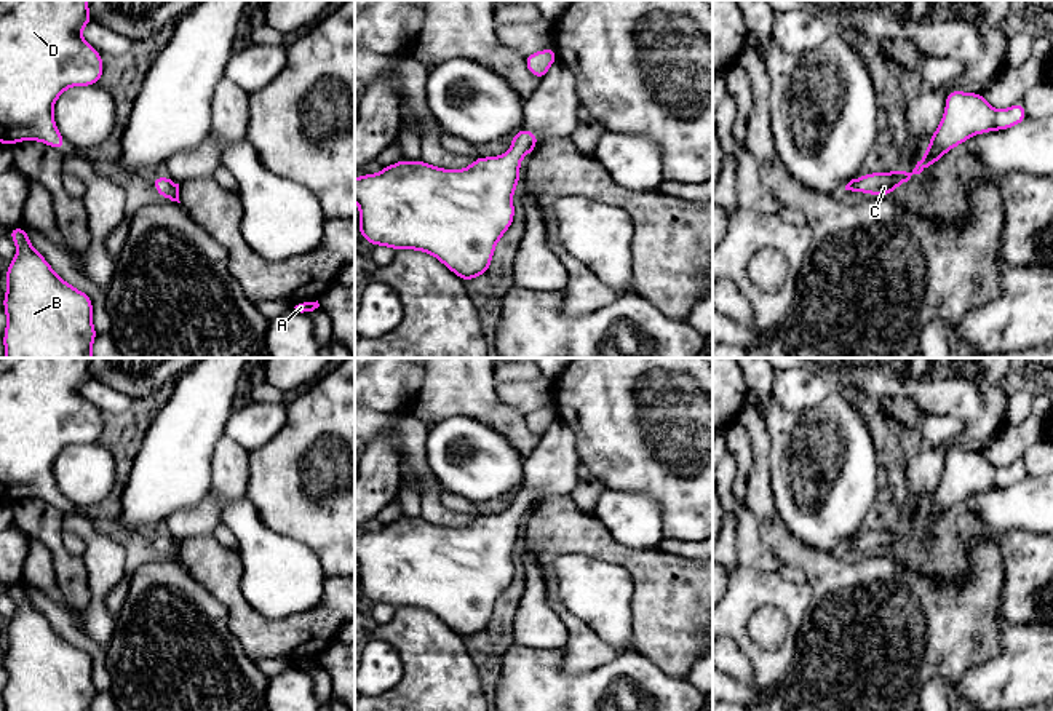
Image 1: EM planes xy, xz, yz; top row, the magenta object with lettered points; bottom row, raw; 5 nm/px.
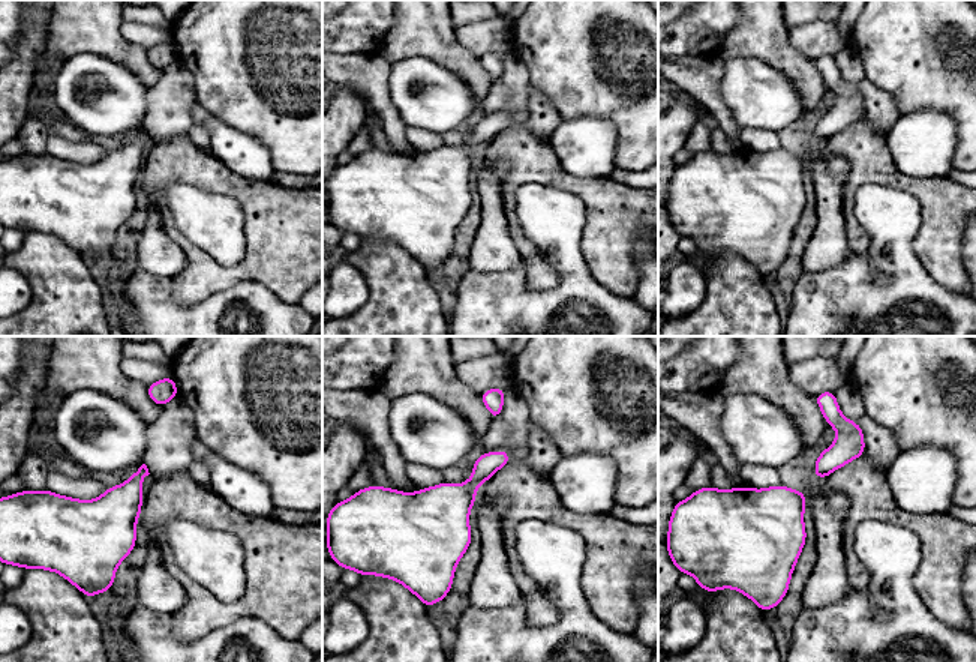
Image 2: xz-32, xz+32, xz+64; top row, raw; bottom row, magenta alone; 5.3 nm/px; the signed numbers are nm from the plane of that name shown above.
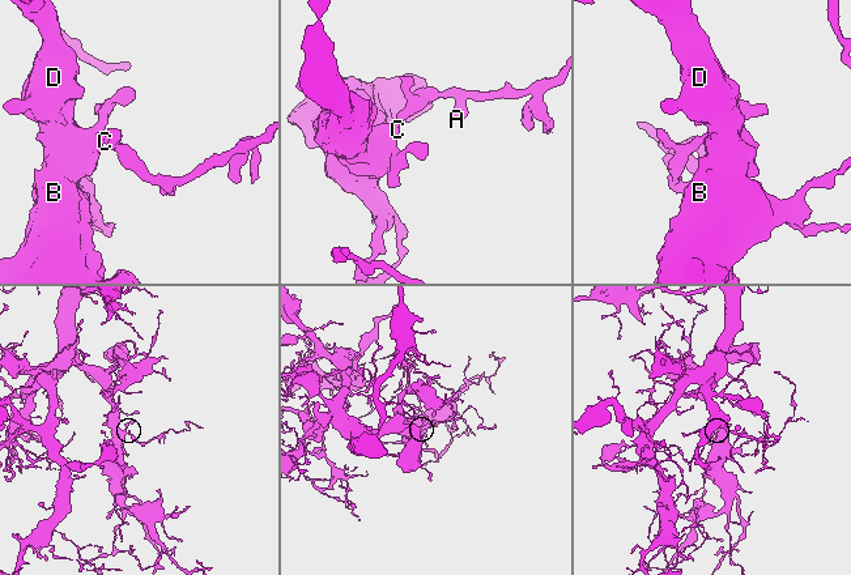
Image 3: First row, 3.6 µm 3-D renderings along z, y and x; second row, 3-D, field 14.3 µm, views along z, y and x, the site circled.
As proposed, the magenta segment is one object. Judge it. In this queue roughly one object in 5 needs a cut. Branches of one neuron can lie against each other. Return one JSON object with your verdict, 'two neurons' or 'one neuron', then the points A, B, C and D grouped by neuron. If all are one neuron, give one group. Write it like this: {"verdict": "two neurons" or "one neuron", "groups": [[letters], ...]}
{"verdict": "one neuron", "groups": [["A", "B", "C", "D"]]}

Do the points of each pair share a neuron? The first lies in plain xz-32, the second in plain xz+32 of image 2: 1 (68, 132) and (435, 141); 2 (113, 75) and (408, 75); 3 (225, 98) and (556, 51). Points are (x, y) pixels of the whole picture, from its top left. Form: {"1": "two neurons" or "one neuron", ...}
{"1": "one neuron", "2": "one neuron", "3": "one neuron"}

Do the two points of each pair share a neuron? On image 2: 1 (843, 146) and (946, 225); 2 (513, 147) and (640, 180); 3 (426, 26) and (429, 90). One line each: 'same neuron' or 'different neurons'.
1: same neuron
2: different neurons
3: different neurons

